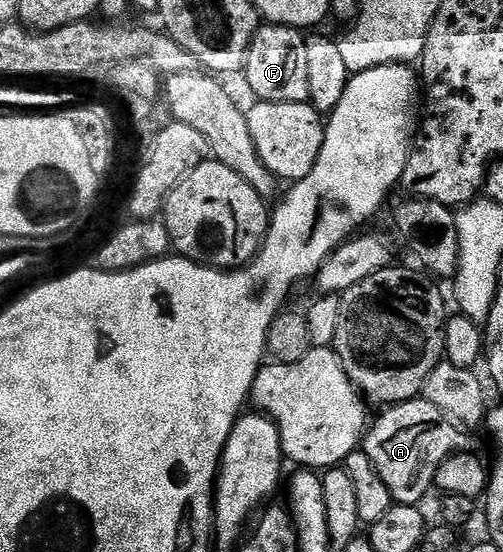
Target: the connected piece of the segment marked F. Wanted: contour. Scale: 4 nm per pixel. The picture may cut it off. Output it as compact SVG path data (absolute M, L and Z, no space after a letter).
M261 26L252 39L248 60L244 63L243 78L248 78L248 87L256 94L257 100L266 103L307 103L310 97L310 72L306 62L307 38L297 28Z

